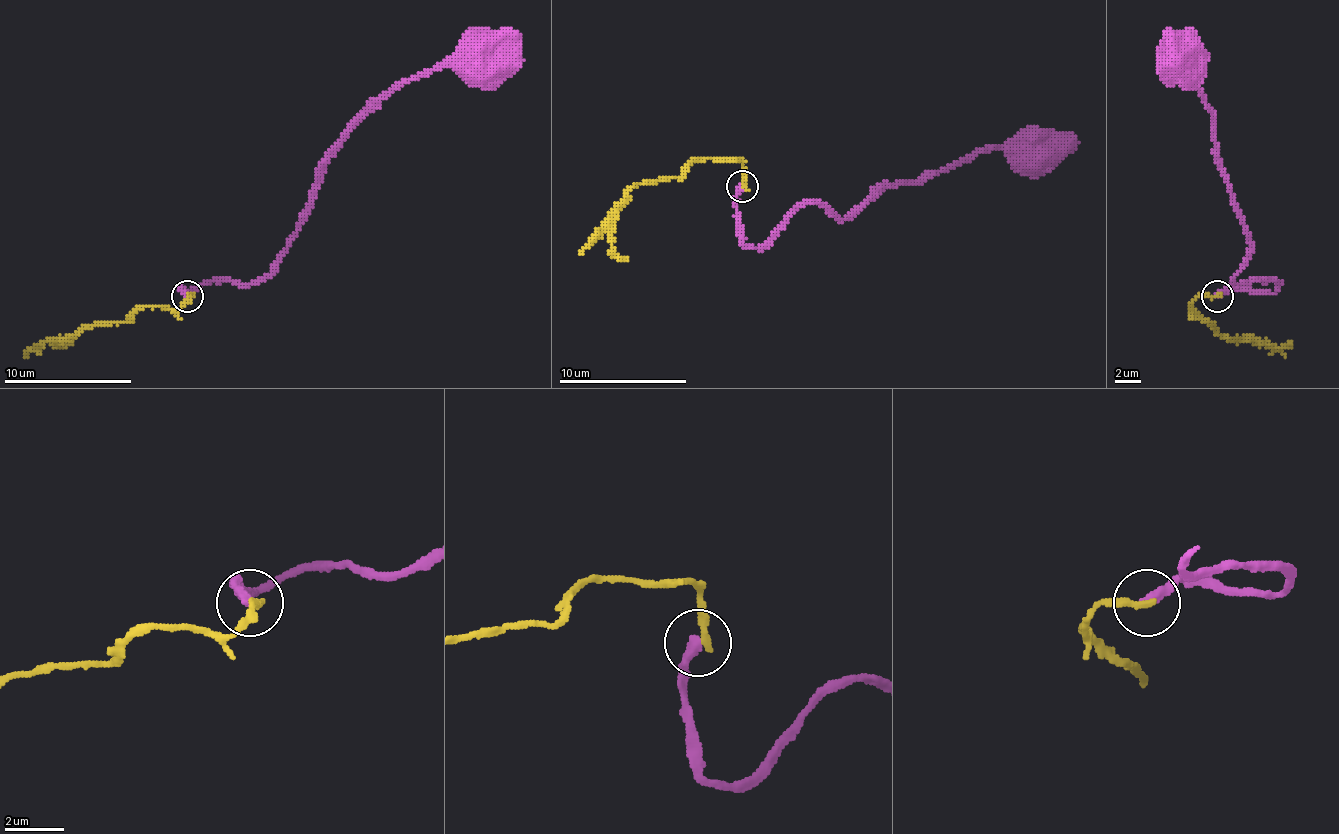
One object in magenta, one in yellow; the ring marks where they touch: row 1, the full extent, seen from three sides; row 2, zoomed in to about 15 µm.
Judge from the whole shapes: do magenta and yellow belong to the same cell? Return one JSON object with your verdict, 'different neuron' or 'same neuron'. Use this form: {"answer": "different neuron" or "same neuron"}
{"answer": "different neuron"}

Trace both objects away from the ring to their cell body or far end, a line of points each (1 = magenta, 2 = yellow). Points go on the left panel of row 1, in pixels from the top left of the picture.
1: (188, 296), (181, 287), (261, 280), (309, 200), (322, 159), (367, 114), (412, 79), (485, 69), (488, 57)
2: (188, 296), (178, 309), (140, 306), (124, 322), (88, 325), (72, 338), (44, 341), (25, 357)

